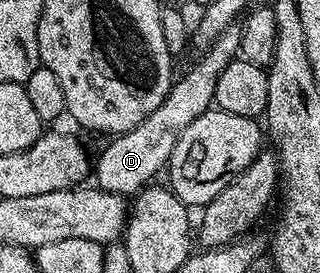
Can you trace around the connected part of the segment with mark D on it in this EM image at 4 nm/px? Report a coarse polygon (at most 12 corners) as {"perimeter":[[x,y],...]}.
{"perimeter":[[225,29],[152,115],[111,136],[97,188],[137,195],[165,170],[189,125],[214,105],[241,54]]}

